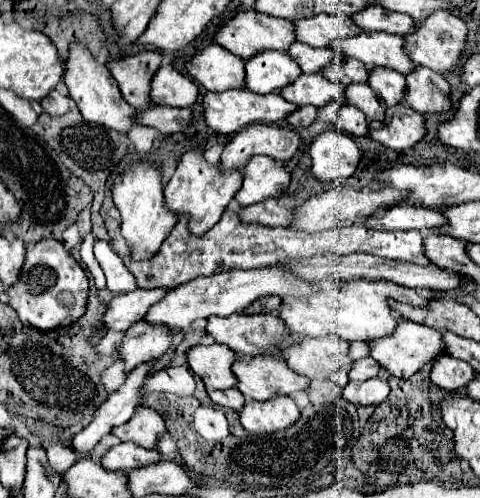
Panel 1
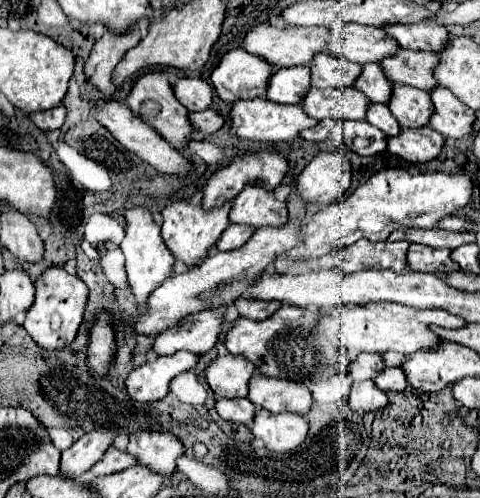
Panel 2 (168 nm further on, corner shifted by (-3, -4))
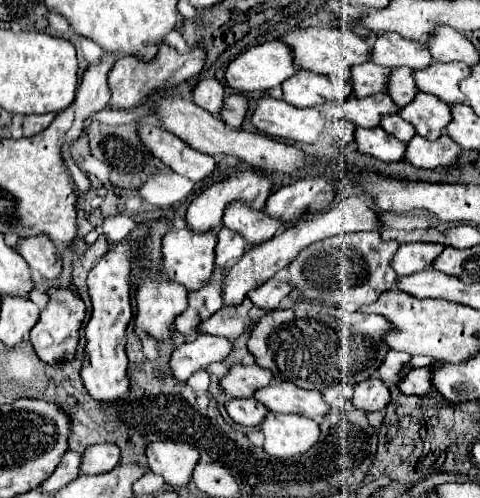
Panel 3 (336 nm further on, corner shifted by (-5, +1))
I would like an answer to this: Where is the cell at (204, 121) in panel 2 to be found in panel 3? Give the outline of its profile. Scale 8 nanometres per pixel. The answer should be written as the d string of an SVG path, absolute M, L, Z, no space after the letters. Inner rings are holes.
M231 94L225 100L225 106L221 110L221 118L231 128L241 128L243 120L247 116L247 110L249 110L249 98L245 94Z

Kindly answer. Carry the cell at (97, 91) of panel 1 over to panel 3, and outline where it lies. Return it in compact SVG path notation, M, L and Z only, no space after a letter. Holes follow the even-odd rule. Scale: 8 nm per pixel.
M141 124L139 136L143 144L151 148L153 156L157 156L165 164L169 164L171 170L175 170L177 174L193 182L201 182L205 176L209 176L217 168L217 162L213 156L193 150L189 144L185 144L183 140L179 140L175 134L167 130Z

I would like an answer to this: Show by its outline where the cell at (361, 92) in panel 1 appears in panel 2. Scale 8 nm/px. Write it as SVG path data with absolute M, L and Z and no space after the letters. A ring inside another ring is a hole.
M371 103L367 107L367 121L379 127L387 137L393 137L399 133L399 123L395 121L395 117L391 117L385 103Z

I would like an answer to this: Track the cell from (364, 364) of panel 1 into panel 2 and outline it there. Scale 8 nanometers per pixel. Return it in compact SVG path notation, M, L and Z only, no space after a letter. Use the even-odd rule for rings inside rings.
M385 367L385 369L373 379L373 383L375 383L379 389L383 389L383 391L389 391L389 389L393 389L393 391L405 391L405 389L407 389L407 381L405 381L403 371L401 371L399 367Z

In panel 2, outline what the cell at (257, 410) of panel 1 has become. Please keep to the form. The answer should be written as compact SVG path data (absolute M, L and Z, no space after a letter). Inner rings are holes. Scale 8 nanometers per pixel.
M259 409L251 421L251 433L265 441L273 453L285 453L299 447L309 431L309 423L299 413L269 413Z

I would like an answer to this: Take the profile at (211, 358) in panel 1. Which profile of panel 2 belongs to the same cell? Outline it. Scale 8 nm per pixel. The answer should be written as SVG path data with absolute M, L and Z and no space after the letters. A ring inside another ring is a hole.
M219 355L205 369L205 379L219 397L247 397L247 383L255 367L241 355Z

